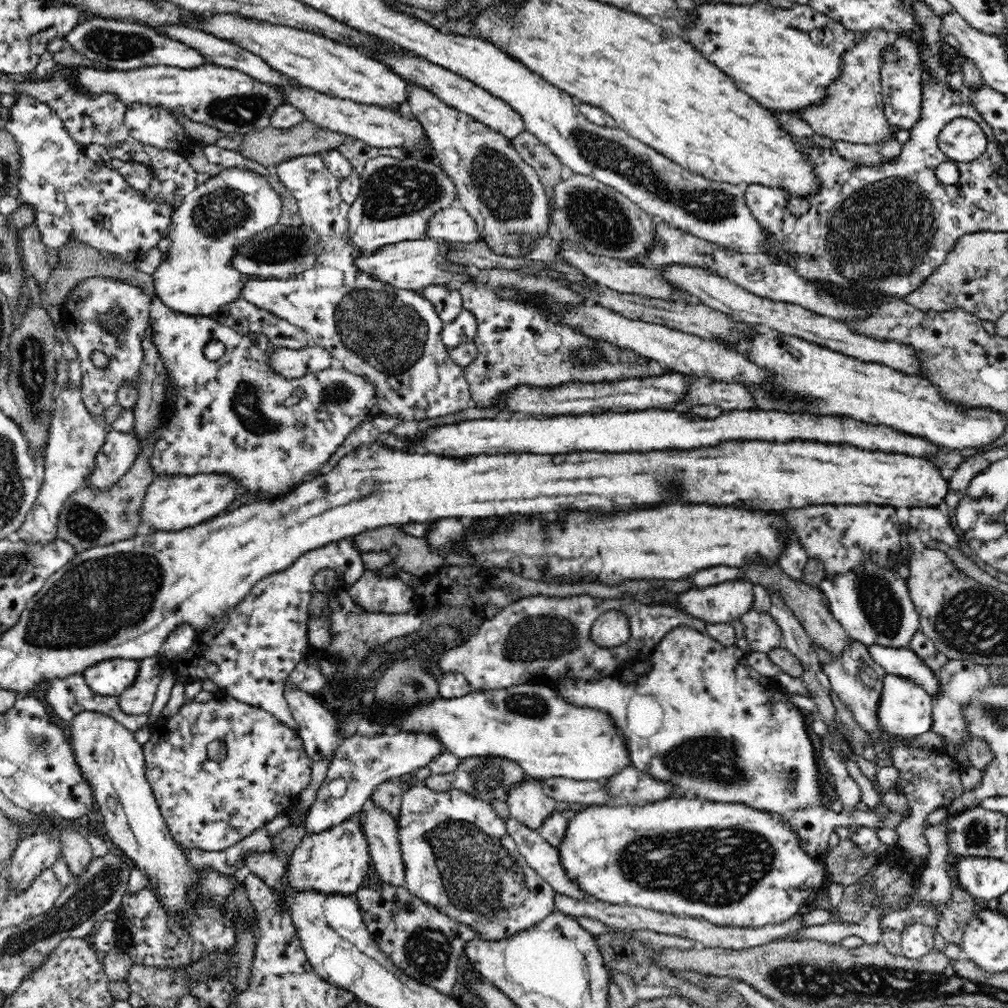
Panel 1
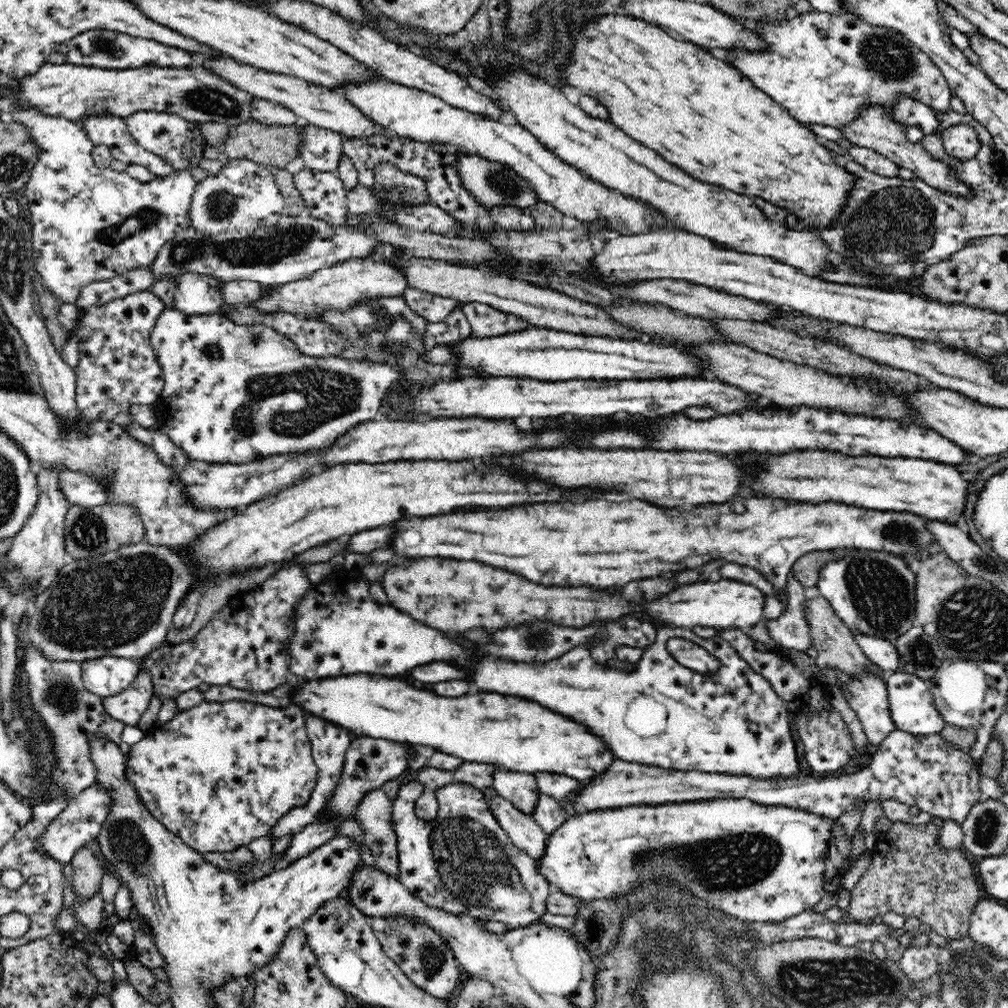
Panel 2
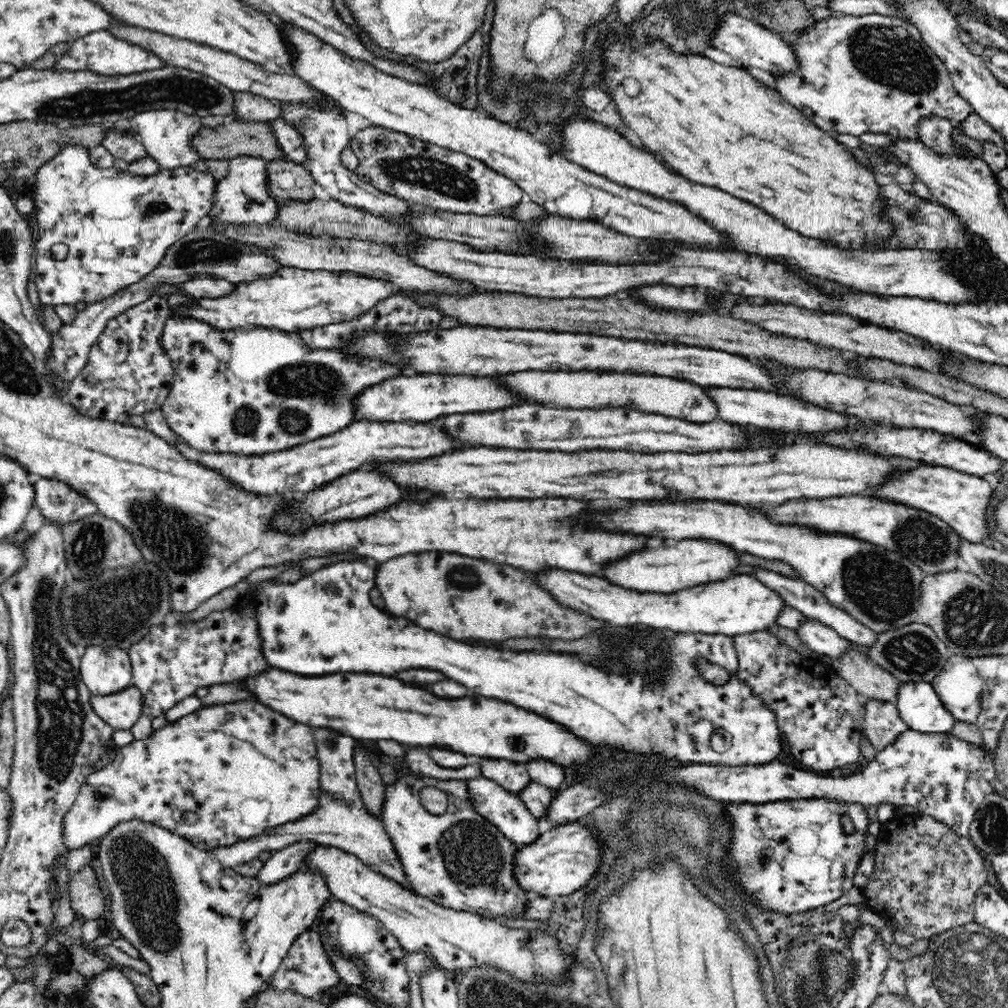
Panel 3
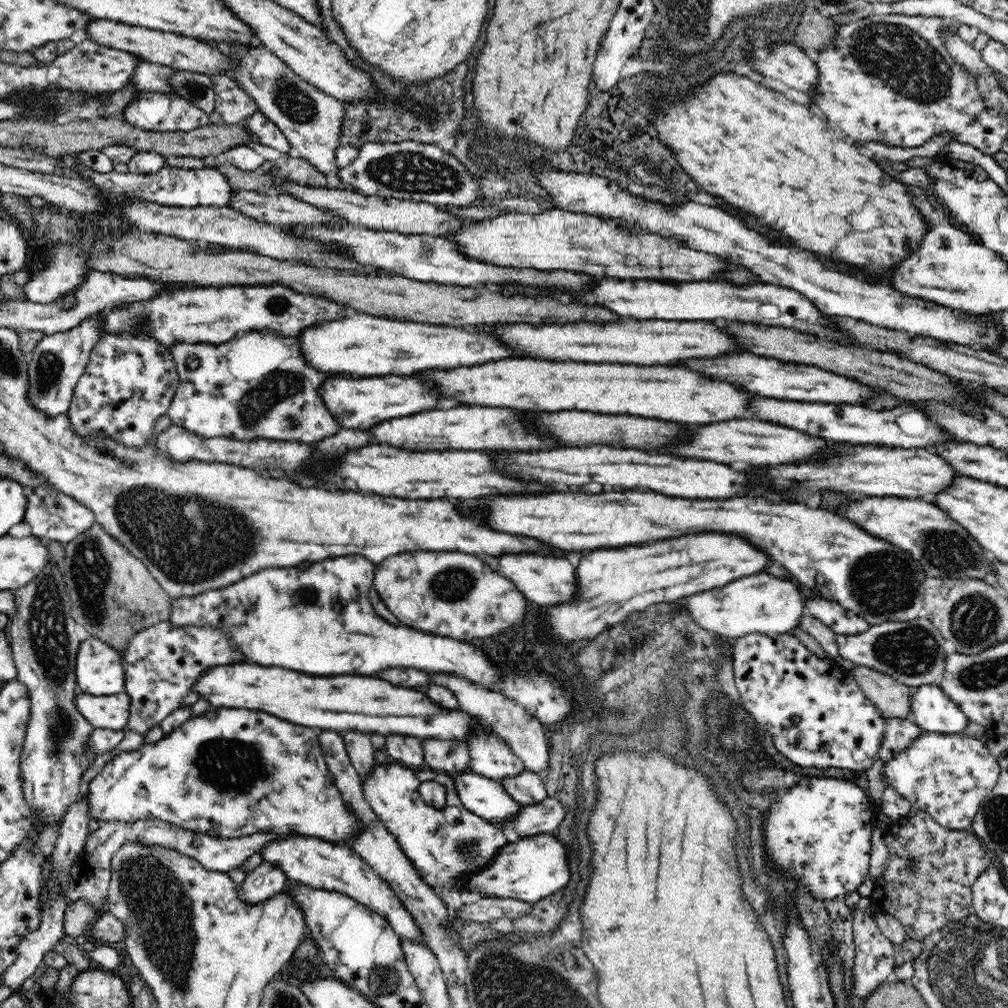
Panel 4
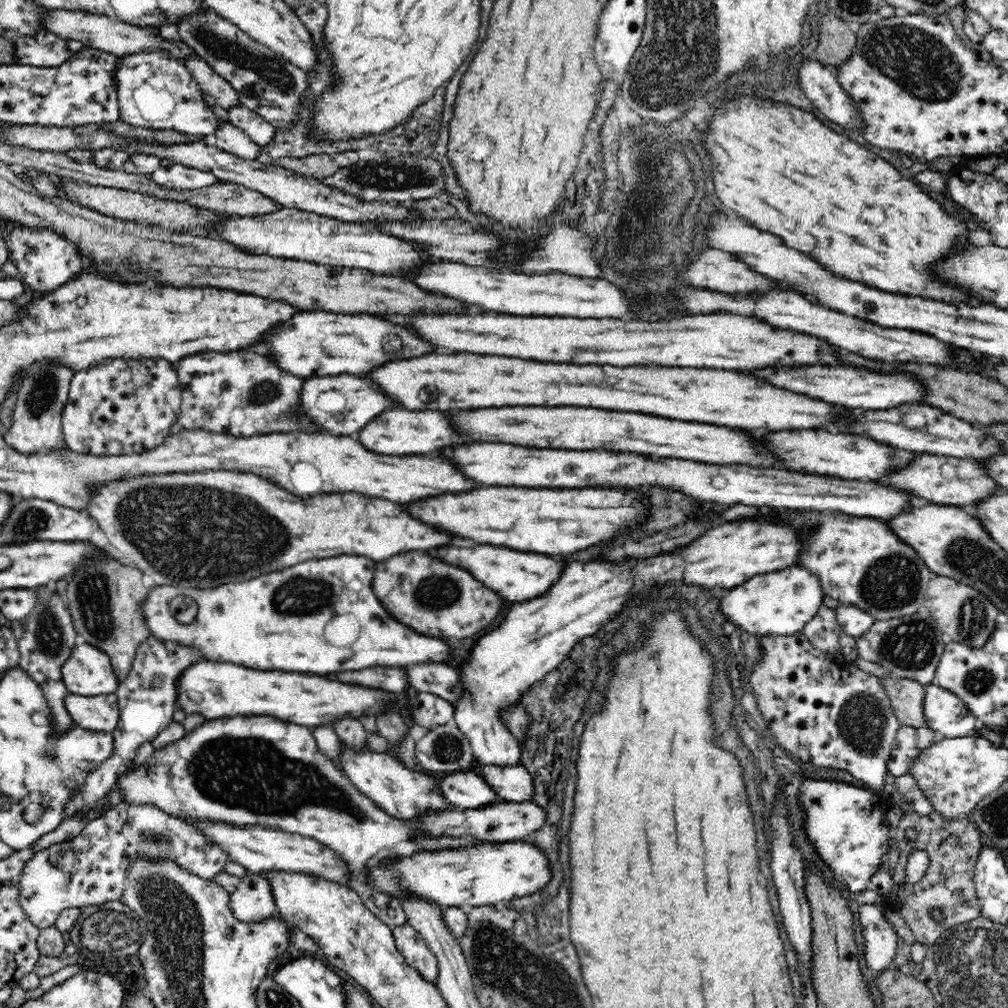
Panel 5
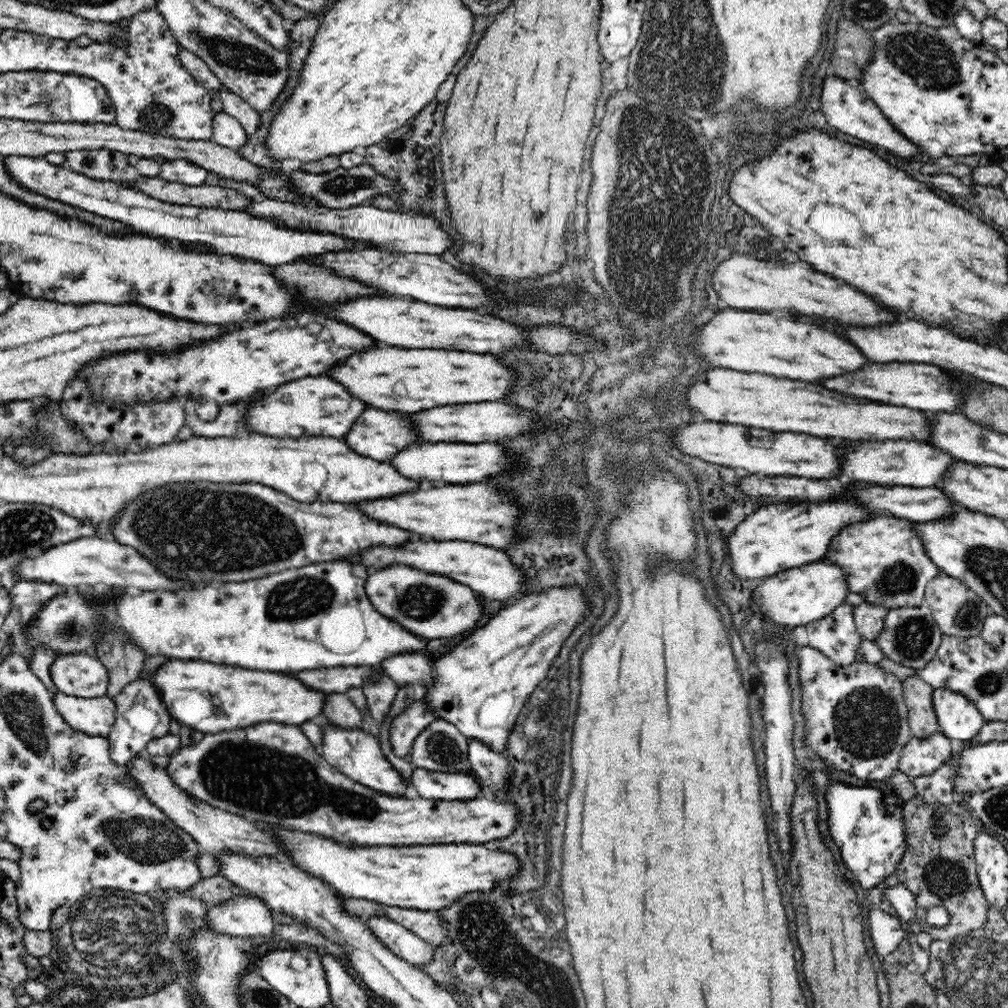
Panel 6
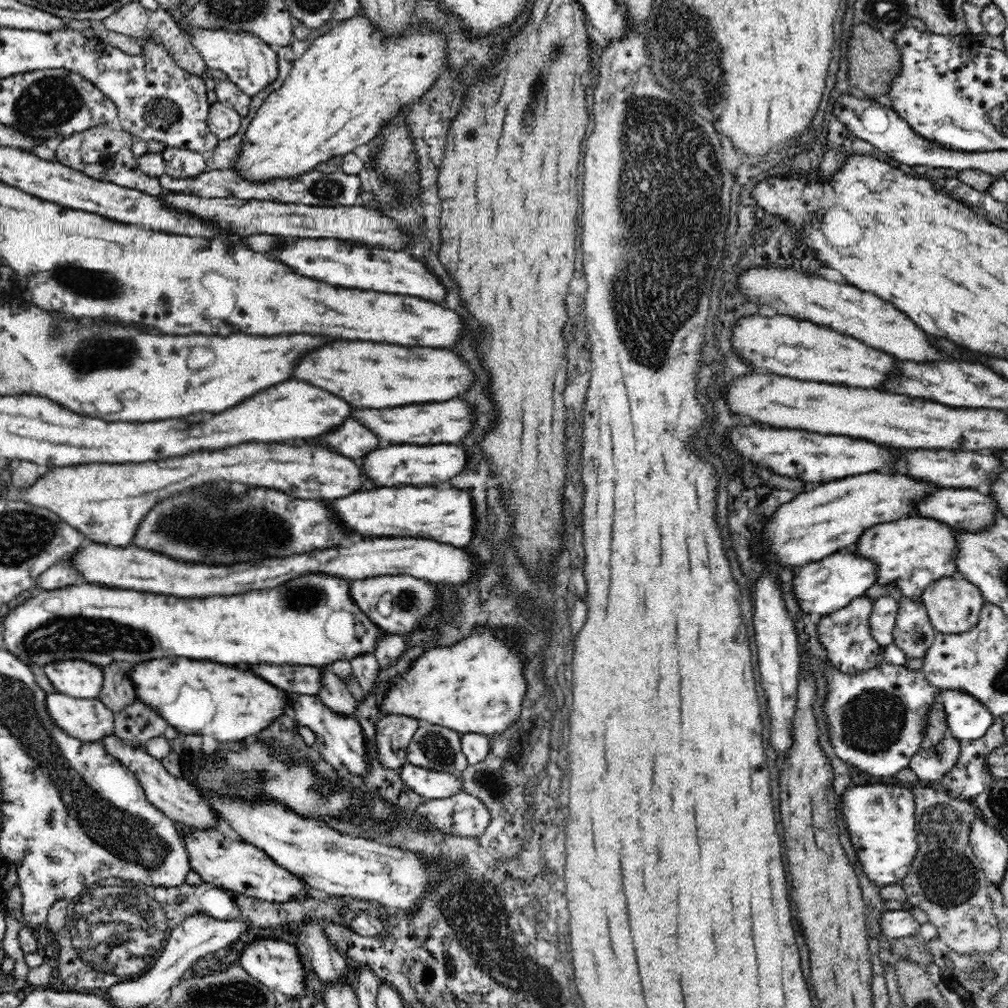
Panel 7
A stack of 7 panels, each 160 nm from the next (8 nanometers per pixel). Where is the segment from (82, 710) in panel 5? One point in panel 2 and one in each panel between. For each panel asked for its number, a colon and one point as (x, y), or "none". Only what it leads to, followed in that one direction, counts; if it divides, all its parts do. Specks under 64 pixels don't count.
2: (128, 705)
3: (121, 710)
4: (111, 712)

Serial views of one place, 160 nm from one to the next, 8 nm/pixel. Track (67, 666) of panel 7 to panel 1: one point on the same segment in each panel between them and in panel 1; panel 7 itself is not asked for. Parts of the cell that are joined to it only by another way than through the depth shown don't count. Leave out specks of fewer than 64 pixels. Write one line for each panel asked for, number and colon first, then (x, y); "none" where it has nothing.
1: (110, 677)
2: (106, 676)
3: (104, 671)
4: (100, 671)
5: (88, 672)
6: (80, 675)

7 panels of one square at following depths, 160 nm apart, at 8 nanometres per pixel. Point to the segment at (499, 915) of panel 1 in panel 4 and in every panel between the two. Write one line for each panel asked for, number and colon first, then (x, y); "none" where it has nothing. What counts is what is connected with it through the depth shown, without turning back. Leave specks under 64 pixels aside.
2: (462, 862)
3: (459, 860)
4: (441, 852)

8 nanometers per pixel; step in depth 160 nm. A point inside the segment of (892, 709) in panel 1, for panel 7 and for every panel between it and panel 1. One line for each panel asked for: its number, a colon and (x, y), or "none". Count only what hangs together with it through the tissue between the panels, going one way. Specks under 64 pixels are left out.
2: (911, 704)
3: (918, 704)
4: (930, 708)
5: (946, 714)
6: (959, 719)
7: (967, 719)

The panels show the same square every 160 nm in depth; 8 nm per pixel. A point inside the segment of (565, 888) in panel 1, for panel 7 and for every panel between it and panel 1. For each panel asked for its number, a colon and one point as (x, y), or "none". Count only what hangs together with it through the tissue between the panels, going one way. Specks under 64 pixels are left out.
2: (523, 831)
3: (504, 810)
4: (486, 798)
5: (462, 790)
6: (431, 785)
7: (429, 784)

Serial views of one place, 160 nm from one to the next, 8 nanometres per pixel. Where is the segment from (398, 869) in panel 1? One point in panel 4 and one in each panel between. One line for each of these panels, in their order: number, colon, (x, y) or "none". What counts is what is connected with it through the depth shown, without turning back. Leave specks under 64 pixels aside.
2: (374, 814)
3: (372, 789)
4: (361, 752)

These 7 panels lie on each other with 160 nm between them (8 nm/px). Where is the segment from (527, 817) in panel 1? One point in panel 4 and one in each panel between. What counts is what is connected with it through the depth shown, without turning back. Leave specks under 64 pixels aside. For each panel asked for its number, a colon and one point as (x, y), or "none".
2: (522, 790)
3: (514, 778)
4: (490, 757)

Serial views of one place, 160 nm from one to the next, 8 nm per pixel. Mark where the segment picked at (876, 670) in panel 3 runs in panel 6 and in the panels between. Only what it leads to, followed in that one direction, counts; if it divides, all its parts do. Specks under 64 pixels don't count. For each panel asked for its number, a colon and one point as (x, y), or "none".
4: (892, 697)
5: (906, 695)
6: (917, 694)

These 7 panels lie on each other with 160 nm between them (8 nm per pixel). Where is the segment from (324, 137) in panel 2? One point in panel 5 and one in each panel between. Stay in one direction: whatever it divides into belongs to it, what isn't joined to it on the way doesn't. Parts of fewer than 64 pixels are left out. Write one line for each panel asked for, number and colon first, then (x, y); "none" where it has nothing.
3: (289, 137)
4: (267, 133)
5: (260, 131)

